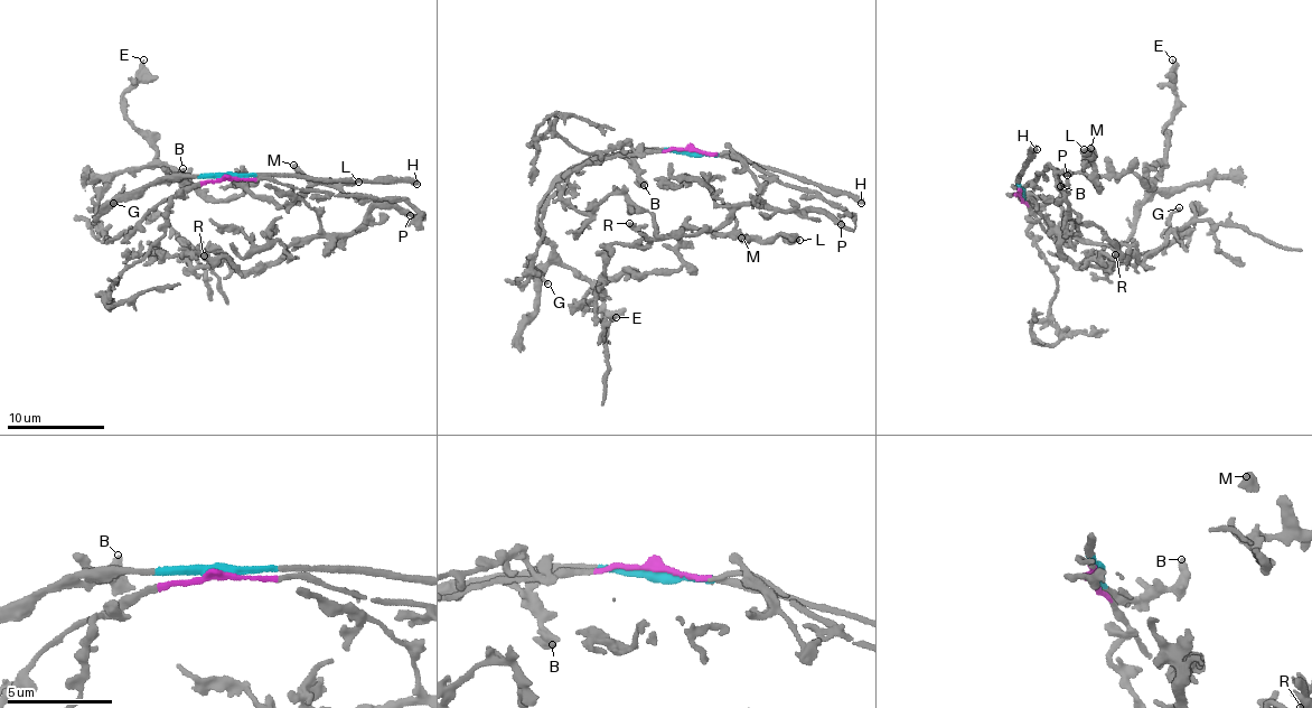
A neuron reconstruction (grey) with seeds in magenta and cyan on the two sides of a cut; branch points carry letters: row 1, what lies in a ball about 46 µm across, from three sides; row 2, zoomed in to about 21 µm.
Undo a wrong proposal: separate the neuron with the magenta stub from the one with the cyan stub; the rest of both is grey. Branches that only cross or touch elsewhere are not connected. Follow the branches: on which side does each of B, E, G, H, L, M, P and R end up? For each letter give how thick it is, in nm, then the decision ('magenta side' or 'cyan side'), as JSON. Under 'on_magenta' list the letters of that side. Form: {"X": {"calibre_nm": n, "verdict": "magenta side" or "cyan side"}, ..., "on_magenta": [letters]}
{"B": {"calibre_nm": 420, "verdict": "cyan side"}, "E": {"calibre_nm": 380, "verdict": "cyan side"}, "G": {"calibre_nm": 180, "verdict": "magenta side"}, "H": {"calibre_nm": 440, "verdict": "cyan side"}, "L": {"calibre_nm": 440, "verdict": "cyan side"}, "M": {"calibre_nm": 440, "verdict": "cyan side"}, "P": {"calibre_nm": 320, "verdict": "magenta side"}, "R": {"calibre_nm": 240, "verdict": "magenta side"}, "on_magenta": ["G", "P", "R"]}

